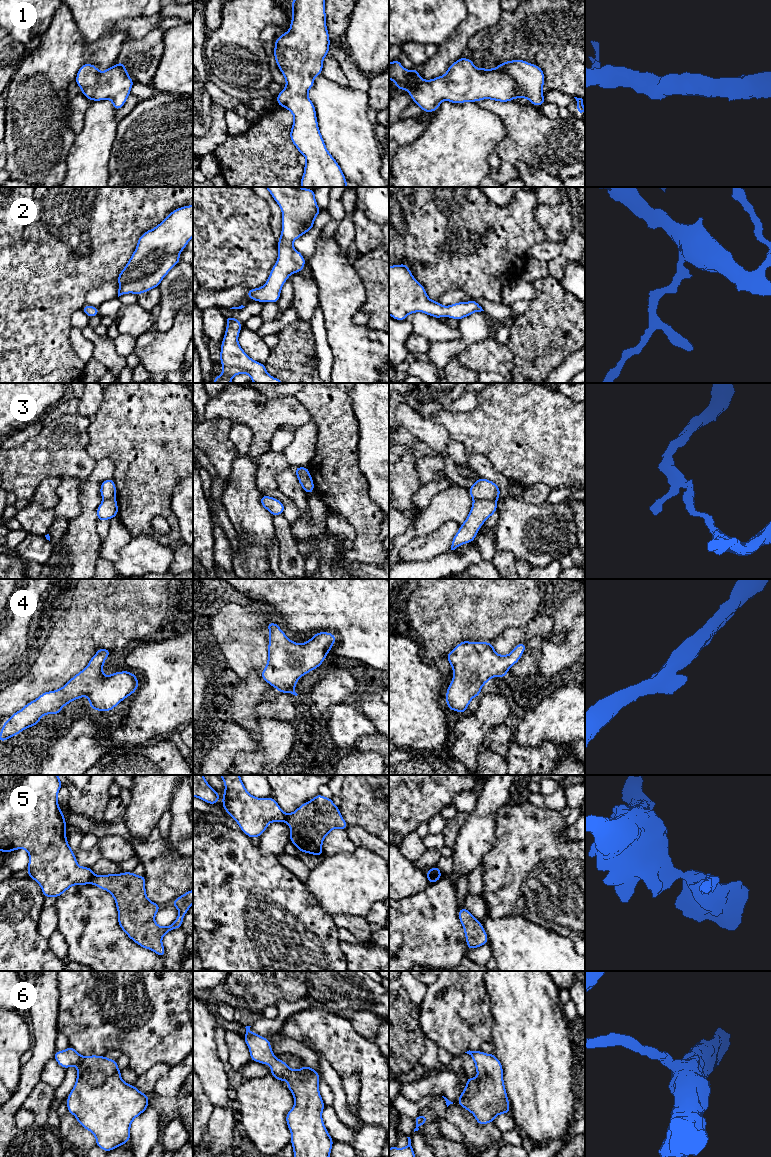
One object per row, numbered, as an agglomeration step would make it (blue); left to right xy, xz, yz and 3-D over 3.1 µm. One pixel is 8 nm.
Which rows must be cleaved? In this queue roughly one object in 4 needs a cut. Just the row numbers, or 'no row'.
3, 5

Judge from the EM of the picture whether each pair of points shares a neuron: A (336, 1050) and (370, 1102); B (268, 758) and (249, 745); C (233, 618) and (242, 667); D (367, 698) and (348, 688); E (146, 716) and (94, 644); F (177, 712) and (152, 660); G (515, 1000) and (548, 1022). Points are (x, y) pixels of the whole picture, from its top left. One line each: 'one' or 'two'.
A: one
B: two
C: one
D: two
E: two
F: one
G: one

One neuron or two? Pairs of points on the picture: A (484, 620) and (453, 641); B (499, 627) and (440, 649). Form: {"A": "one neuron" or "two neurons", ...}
{"A": "one neuron", "B": "one neuron"}

